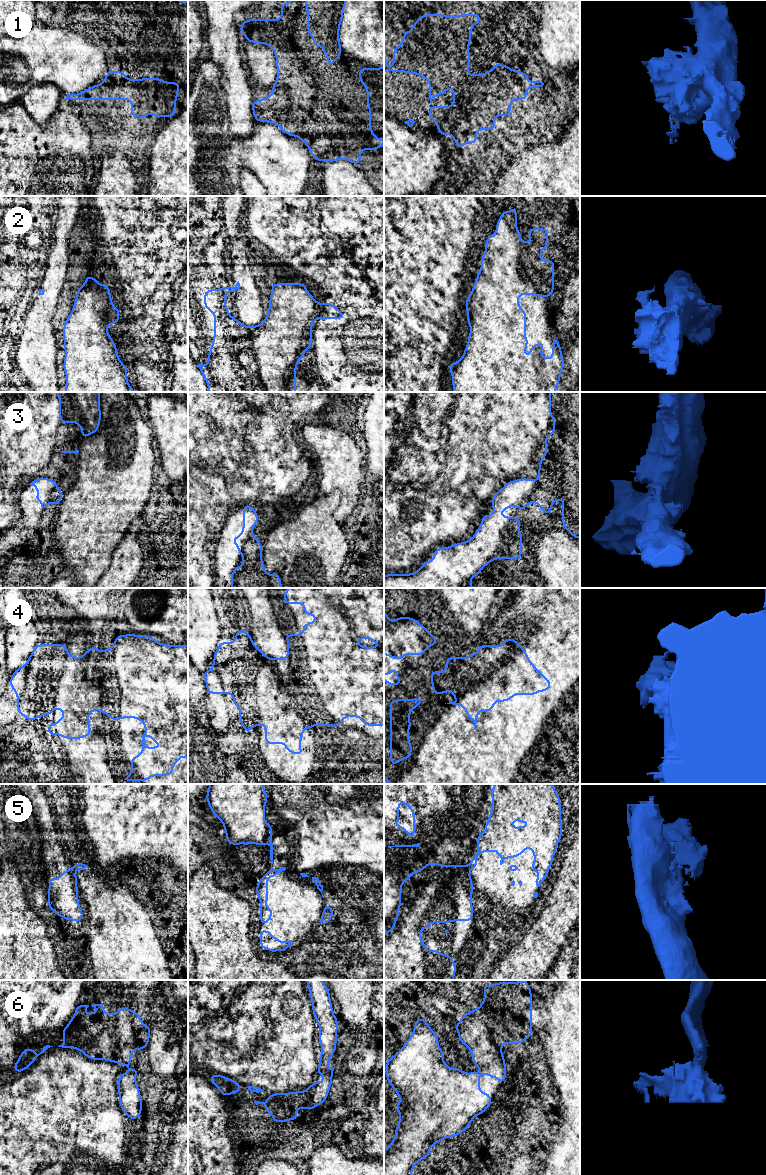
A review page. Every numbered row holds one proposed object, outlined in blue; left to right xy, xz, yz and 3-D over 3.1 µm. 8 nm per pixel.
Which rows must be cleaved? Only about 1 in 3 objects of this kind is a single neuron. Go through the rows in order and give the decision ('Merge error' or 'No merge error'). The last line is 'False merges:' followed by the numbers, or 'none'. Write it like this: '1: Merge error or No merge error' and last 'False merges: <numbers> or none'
1: No merge error
2: No merge error
3: Merge error
4: Merge error
5: Merge error
6: No merge error
False merges: 3, 4, 5

